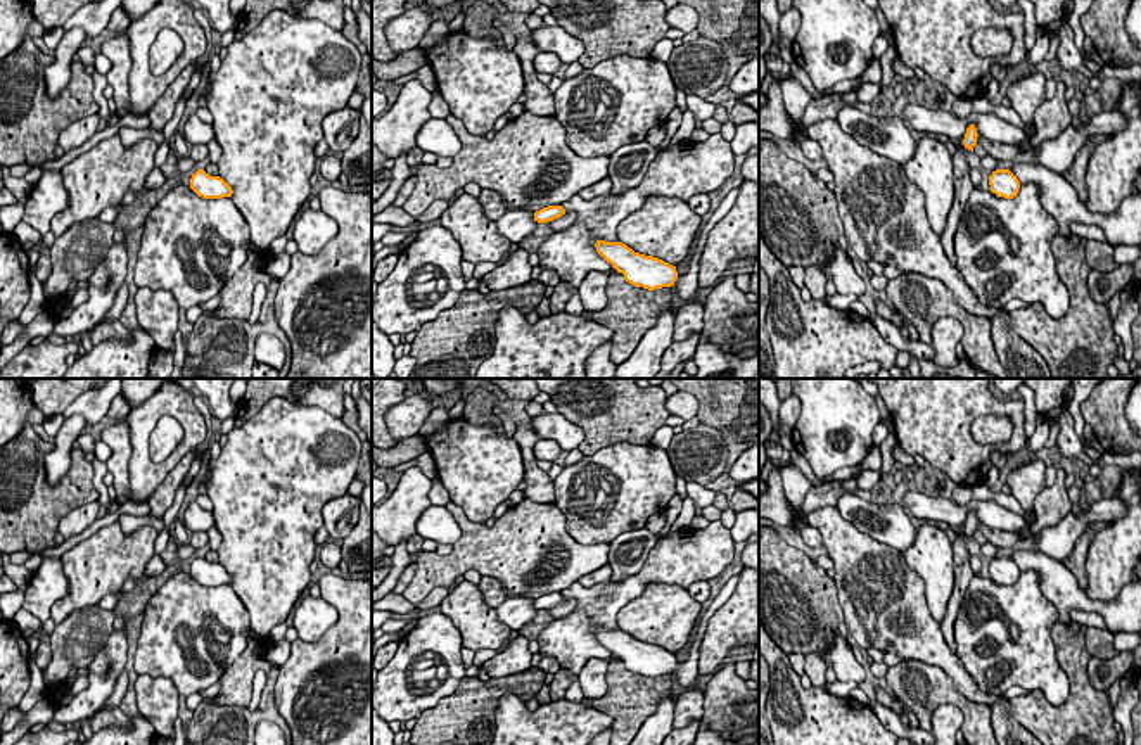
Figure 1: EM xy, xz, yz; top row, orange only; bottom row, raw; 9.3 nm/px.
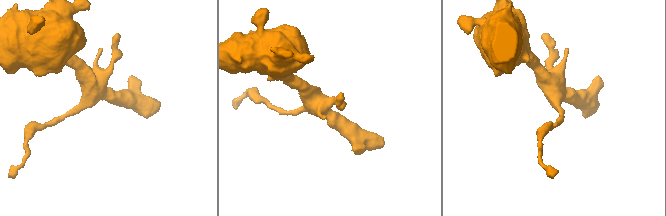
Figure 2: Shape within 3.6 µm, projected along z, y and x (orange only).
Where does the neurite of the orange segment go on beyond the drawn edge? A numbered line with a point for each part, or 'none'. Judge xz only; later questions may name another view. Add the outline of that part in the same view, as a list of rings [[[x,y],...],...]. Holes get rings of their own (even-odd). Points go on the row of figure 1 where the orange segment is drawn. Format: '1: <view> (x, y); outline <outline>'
1: xz (687, 286); outline [[[740,187],[733,188],[724,201],[721,202],[721,206],[714,211],[714,214],[709,218],[707,225],[704,226],[698,240],[697,240],[697,247],[693,251],[692,261],[688,264],[688,271],[685,275],[678,275],[674,287],[678,296],[688,304],[688,302],[695,302],[697,301],[697,290],[698,290],[698,261],[700,256],[704,252],[704,245],[707,242],[707,235],[709,232],[716,226],[716,223],[719,220],[723,220],[730,209],[733,207],[736,197],[738,197],[738,190]]]

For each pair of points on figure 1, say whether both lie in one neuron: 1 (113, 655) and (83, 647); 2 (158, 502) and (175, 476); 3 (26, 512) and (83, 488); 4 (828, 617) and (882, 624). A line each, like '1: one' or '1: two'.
1: two
2: one
3: one
4: two

